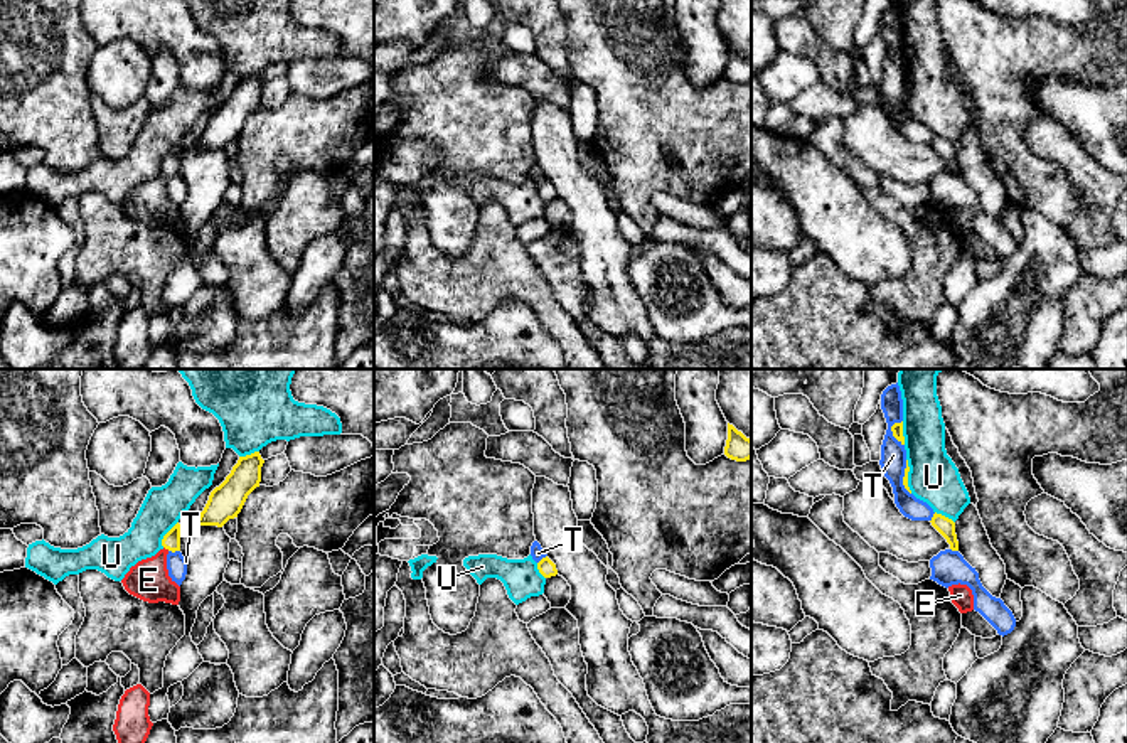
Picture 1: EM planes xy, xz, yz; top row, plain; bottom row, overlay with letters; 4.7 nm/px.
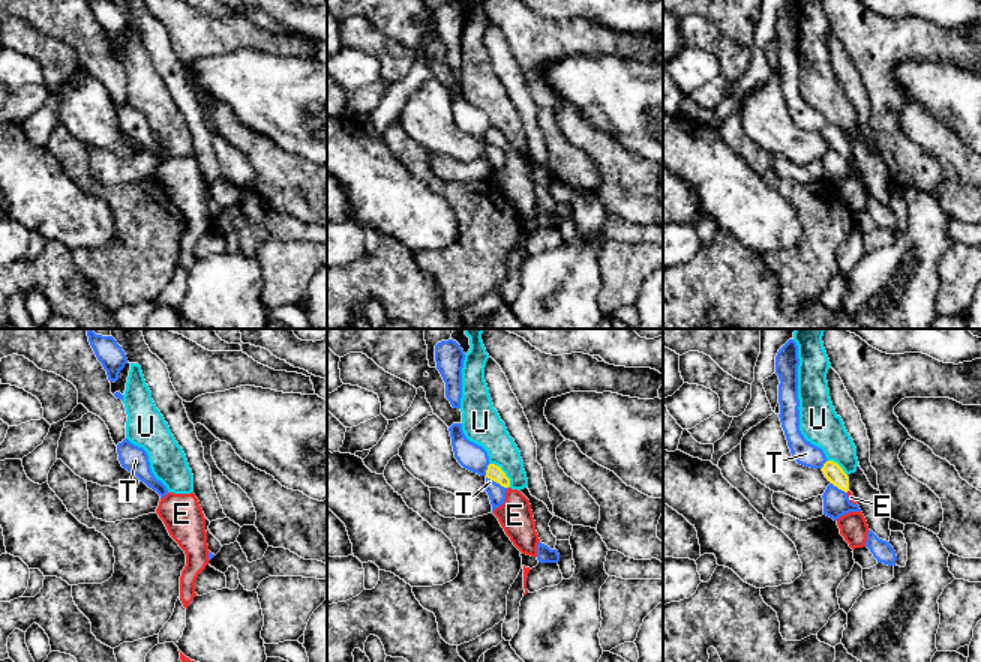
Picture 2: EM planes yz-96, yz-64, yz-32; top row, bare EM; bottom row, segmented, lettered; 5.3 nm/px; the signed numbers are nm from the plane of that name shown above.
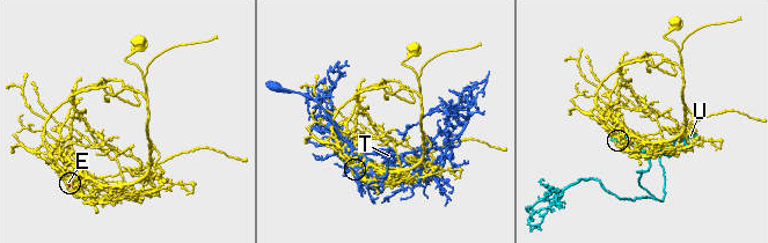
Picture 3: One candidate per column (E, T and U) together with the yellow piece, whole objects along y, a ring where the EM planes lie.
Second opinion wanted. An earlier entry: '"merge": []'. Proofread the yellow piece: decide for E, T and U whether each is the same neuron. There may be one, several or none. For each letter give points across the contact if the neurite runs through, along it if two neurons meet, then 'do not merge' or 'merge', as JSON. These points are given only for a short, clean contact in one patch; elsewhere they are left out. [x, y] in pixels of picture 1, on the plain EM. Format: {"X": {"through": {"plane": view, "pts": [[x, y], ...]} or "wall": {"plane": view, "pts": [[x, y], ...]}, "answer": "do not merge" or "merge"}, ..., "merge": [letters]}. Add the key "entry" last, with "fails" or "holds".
{"E": {"through": {"plane": "xy", "pts": [[170, 164], [167, 171], [149, 203]]}, "answer": "merge"}, "T": {"answer": "do not merge"}, "U": {"answer": "do not merge"}, "merge": ["E"], "entry": "fails"}

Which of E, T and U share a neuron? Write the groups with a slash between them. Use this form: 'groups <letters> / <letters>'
groups E / T / U

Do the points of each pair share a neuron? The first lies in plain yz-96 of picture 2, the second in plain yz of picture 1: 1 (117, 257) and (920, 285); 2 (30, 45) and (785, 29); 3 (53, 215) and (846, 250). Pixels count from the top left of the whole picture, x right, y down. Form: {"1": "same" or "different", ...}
{"1": "same", "2": "same", "3": "same"}

